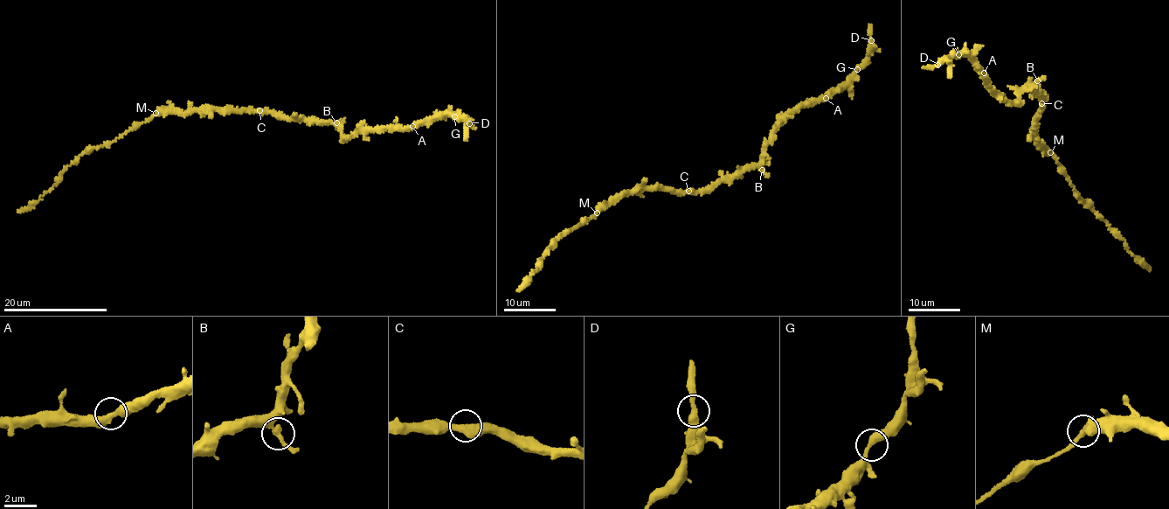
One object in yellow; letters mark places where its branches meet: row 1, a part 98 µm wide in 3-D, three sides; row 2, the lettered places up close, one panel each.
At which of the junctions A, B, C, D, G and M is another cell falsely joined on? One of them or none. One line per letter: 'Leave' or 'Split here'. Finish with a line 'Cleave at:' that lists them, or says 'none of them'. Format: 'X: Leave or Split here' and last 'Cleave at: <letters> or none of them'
A: Leave
B: Leave
C: Leave
D: Leave
G: Leave
M: Split here
Cleave at: M

